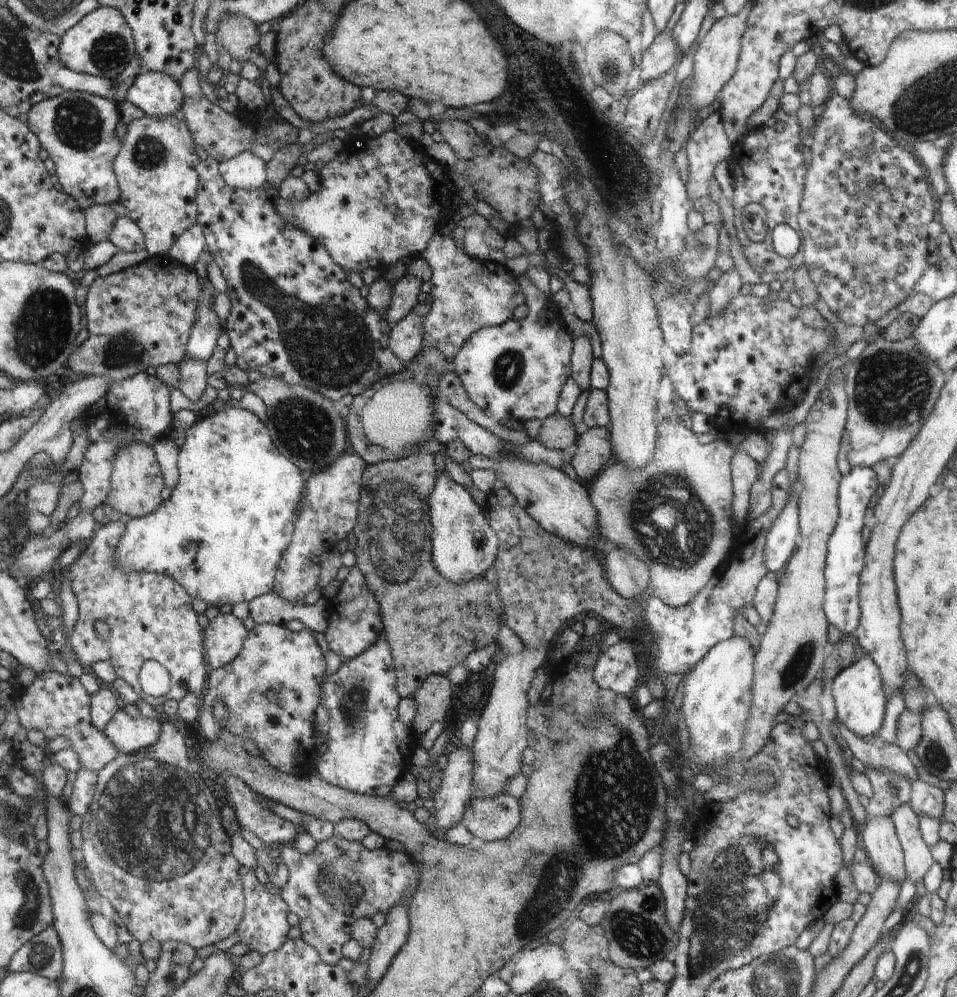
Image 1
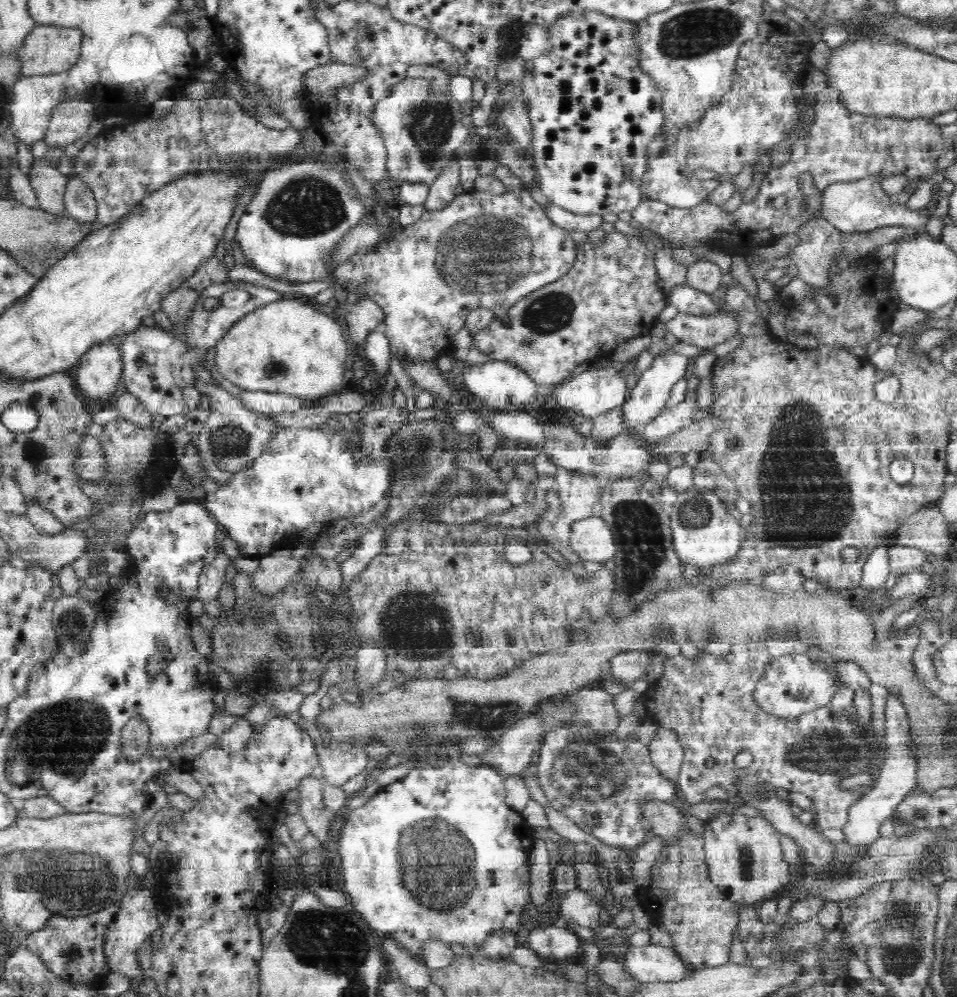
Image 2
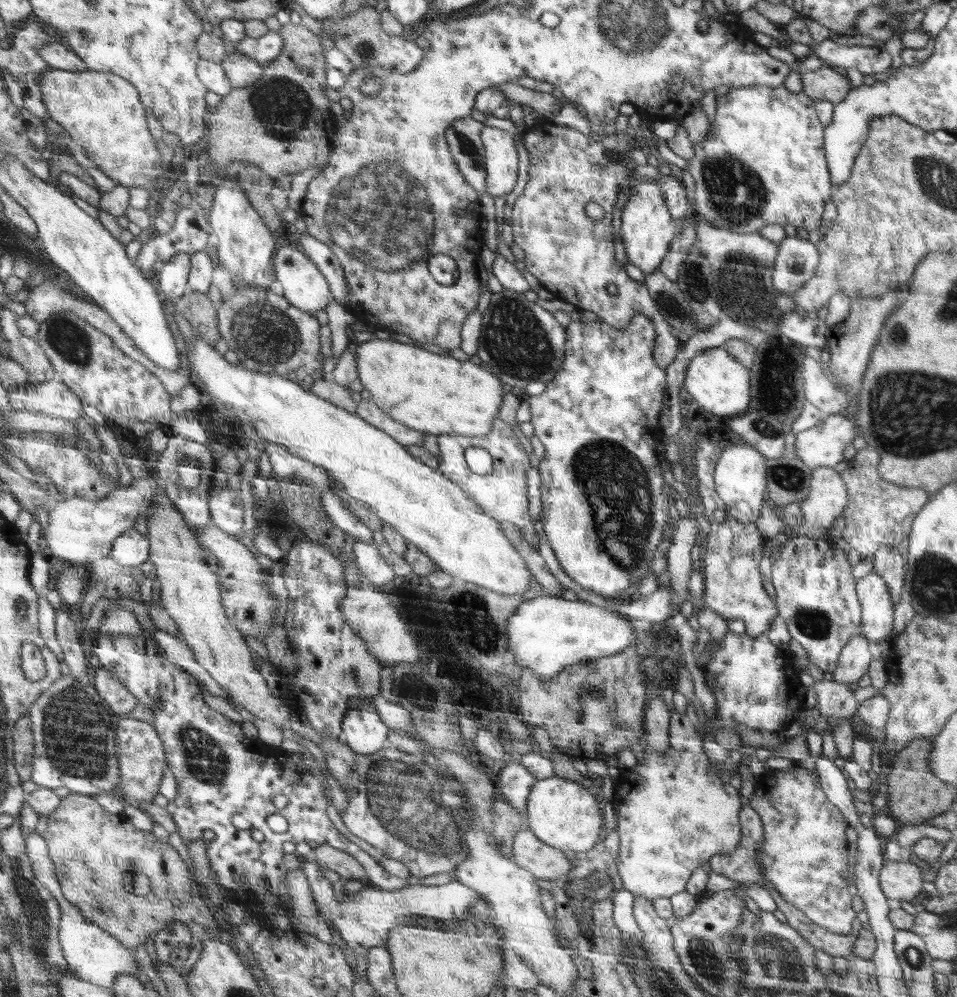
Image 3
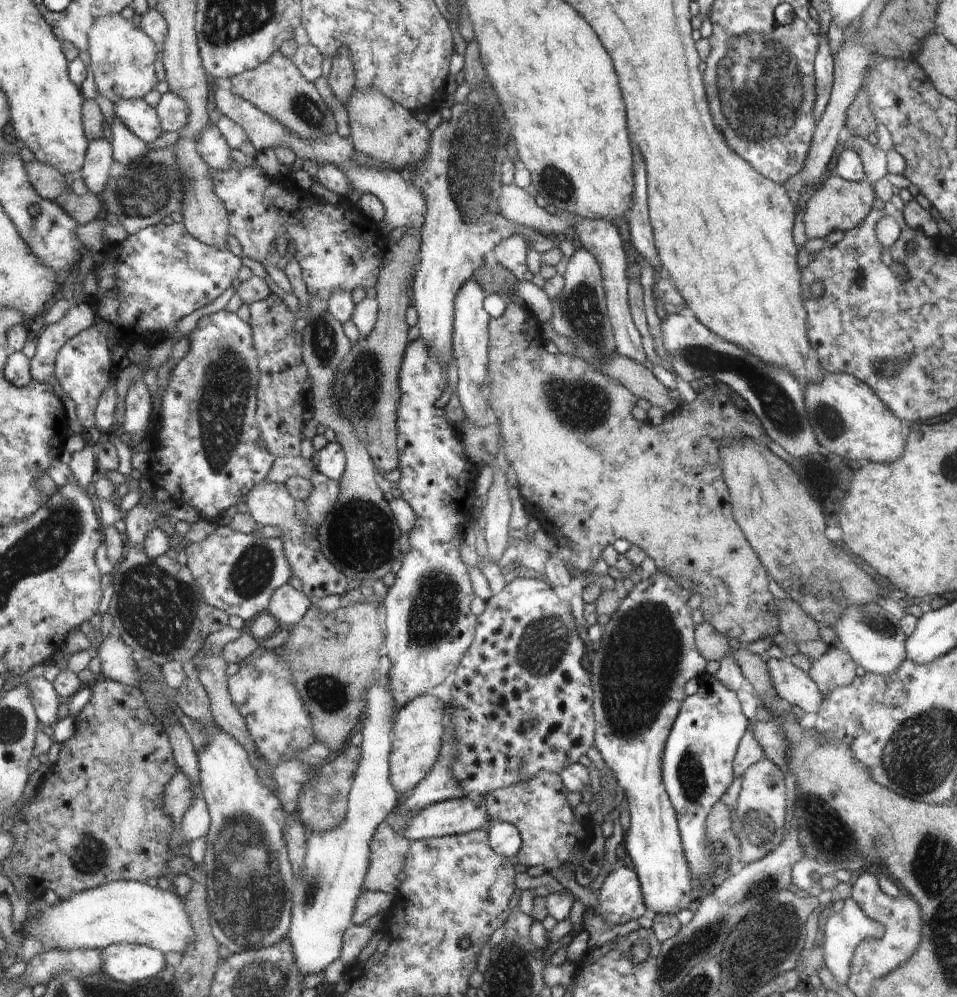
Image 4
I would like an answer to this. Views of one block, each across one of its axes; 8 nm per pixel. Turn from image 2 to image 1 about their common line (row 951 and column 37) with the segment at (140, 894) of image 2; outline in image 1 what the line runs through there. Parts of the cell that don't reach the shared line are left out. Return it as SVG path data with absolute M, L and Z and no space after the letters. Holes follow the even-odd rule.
M70 91L37 104L28 114L28 124L55 162L57 180L66 193L76 198L84 210L121 202L116 160L124 140L118 138L116 130L122 120L118 102L89 92Z

